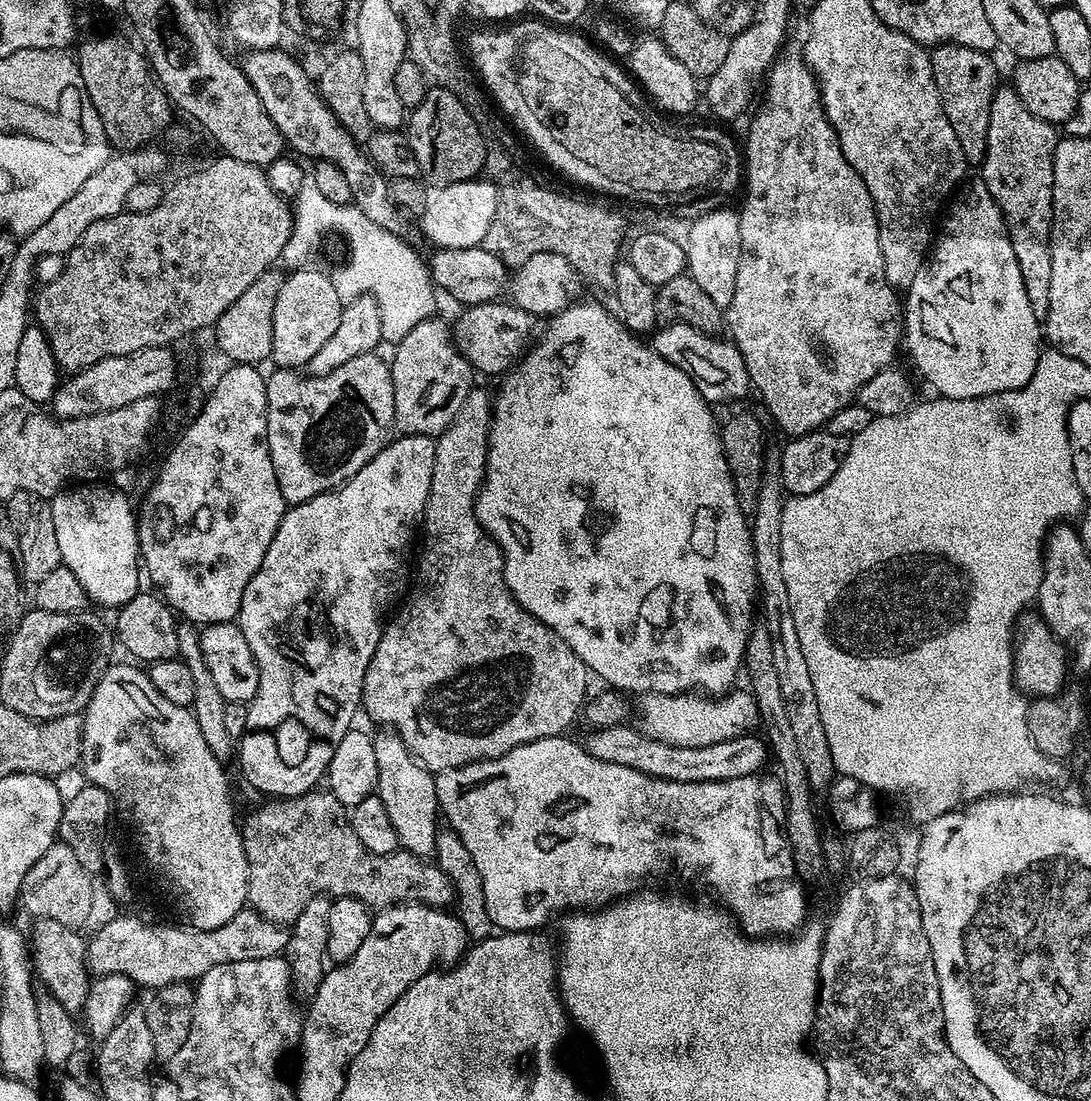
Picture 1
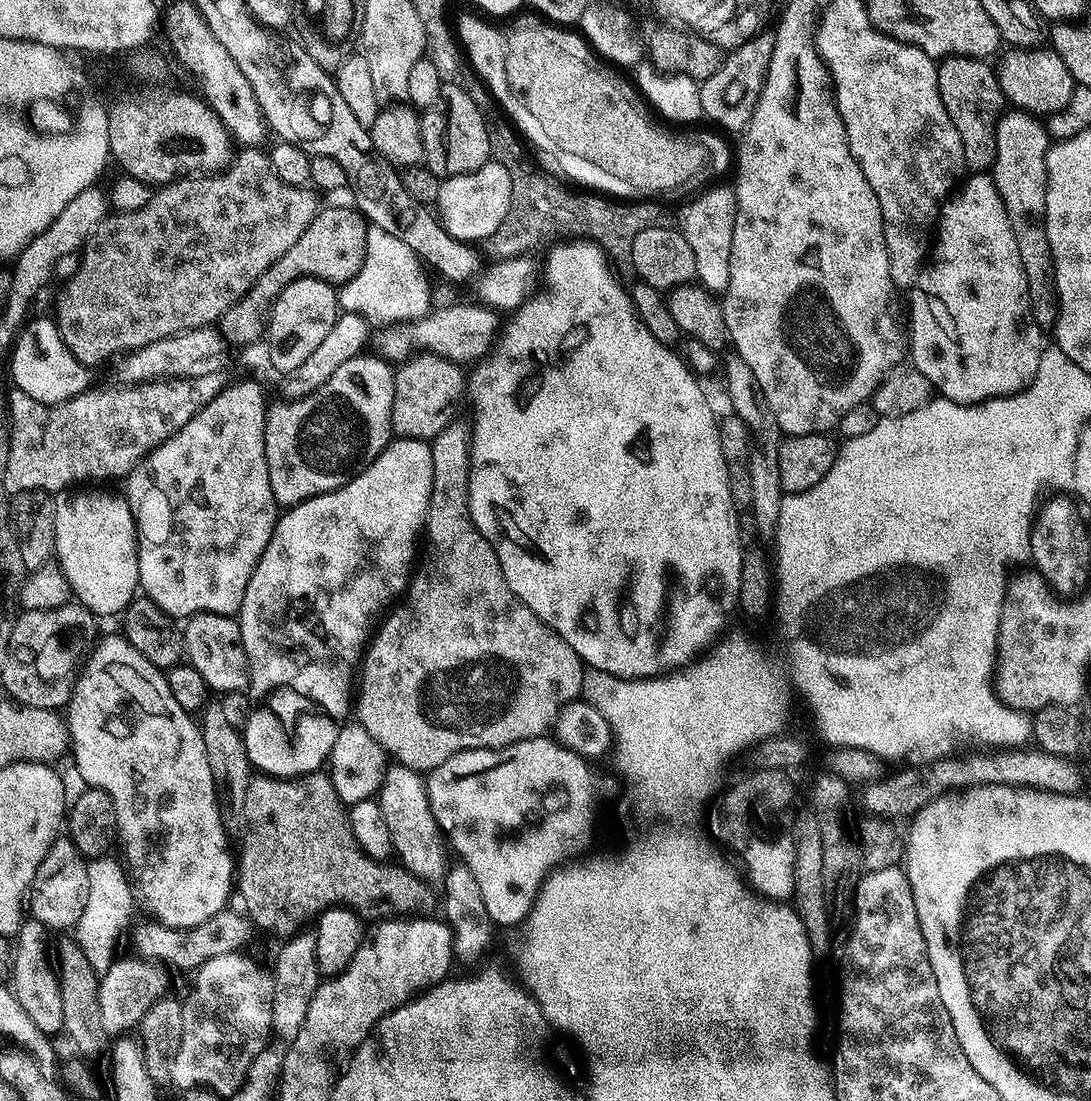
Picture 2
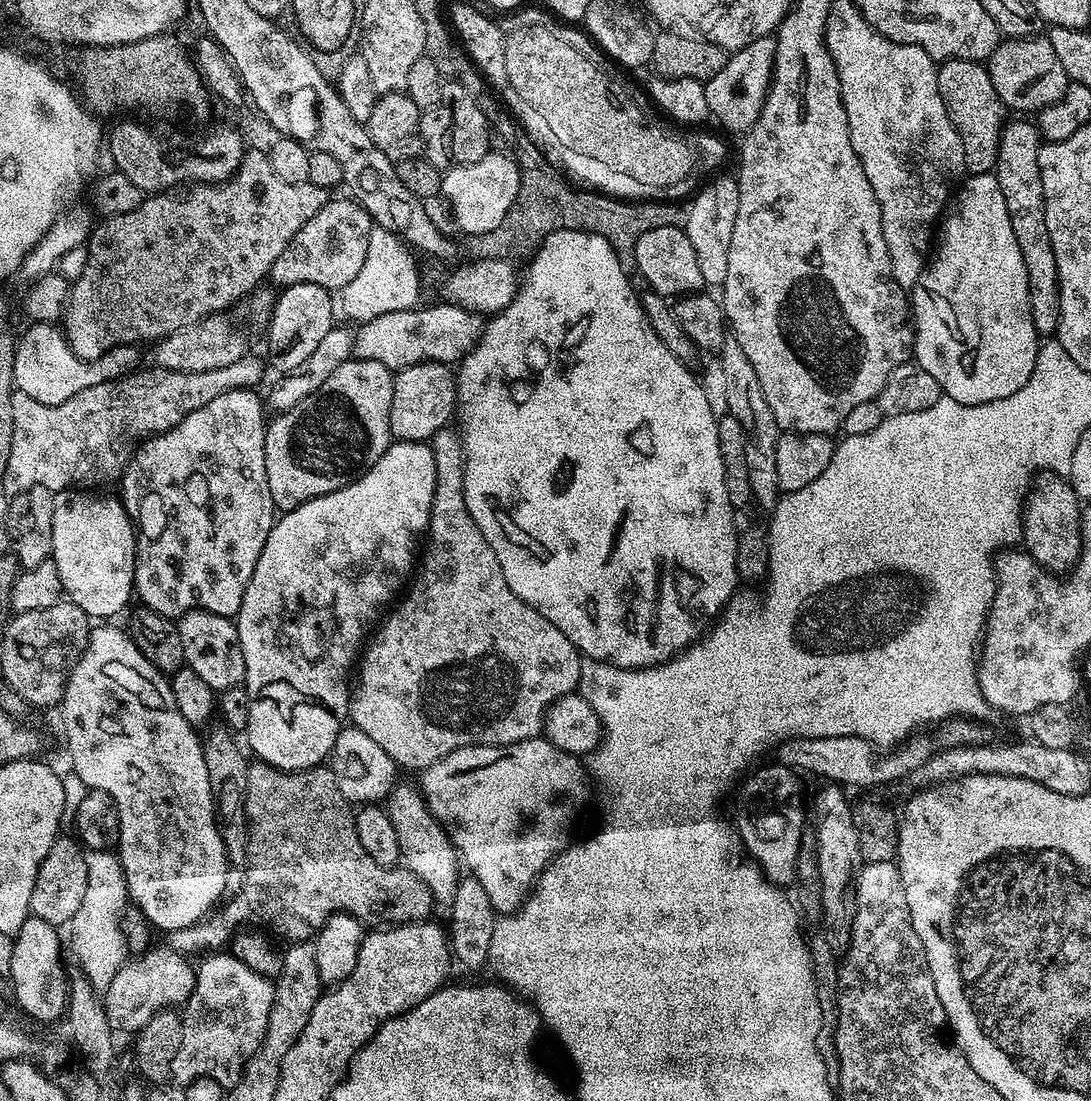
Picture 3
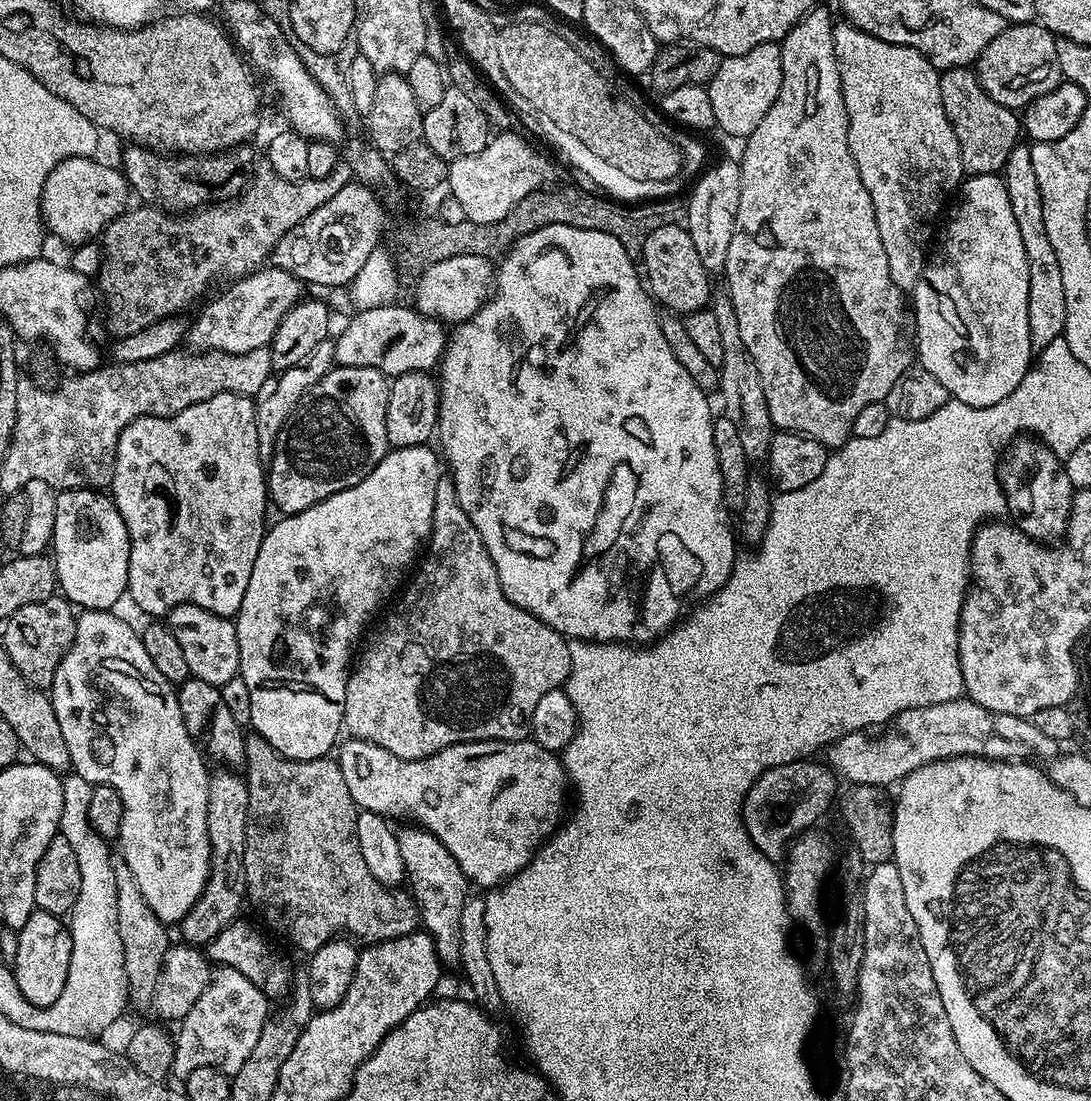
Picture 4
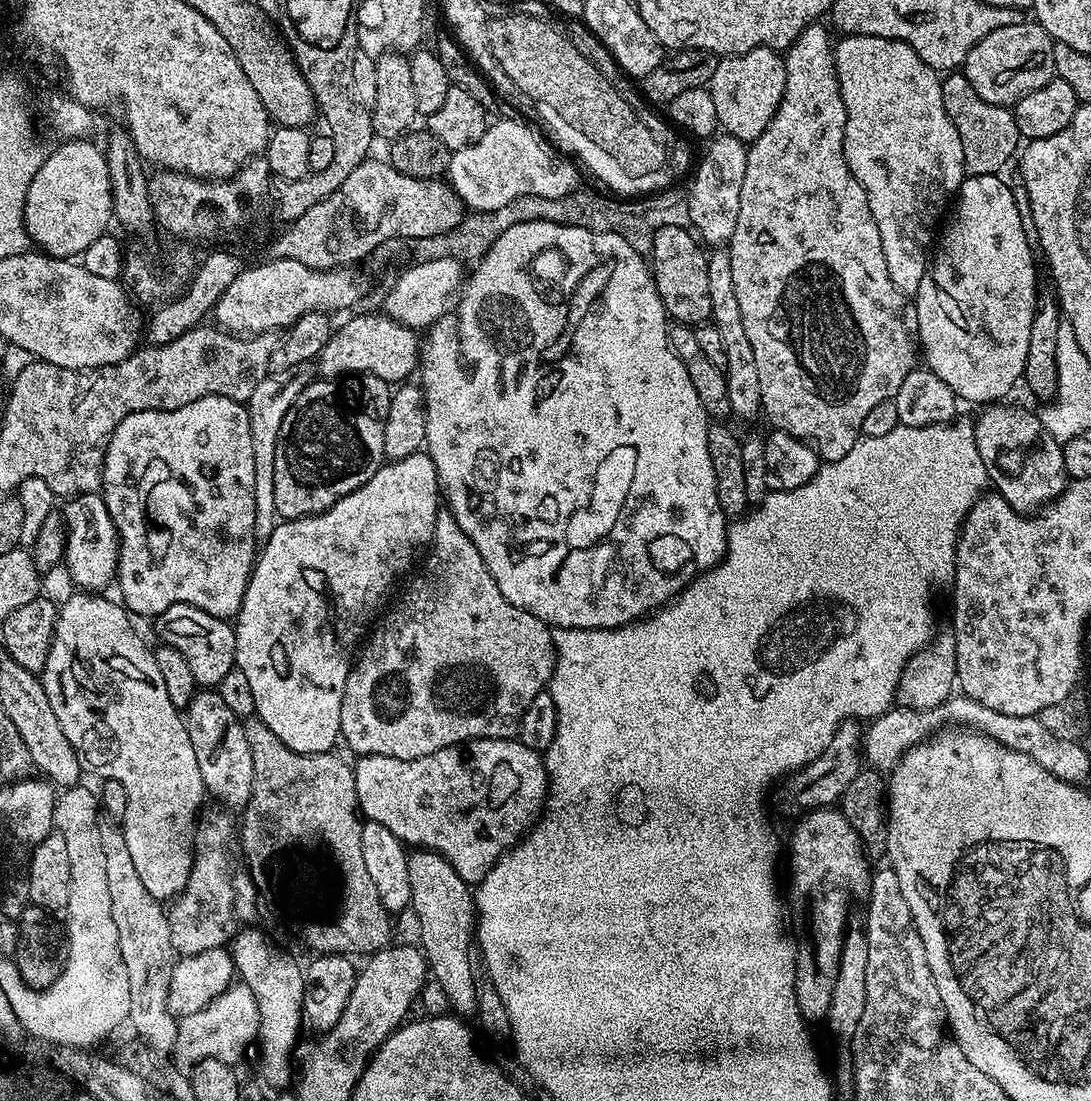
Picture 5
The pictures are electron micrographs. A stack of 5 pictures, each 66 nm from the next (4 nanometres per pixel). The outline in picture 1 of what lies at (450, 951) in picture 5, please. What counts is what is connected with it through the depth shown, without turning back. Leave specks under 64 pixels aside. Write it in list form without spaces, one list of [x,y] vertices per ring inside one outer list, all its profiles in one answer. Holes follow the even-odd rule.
[[[380,730],[380,733],[375,733],[372,736],[372,745],[374,758],[378,762],[375,795],[380,796],[382,806],[386,806],[390,826],[394,826],[394,834],[398,834],[399,847],[415,856],[431,857],[435,853],[438,833],[436,776],[413,756],[406,742],[394,731]]]

